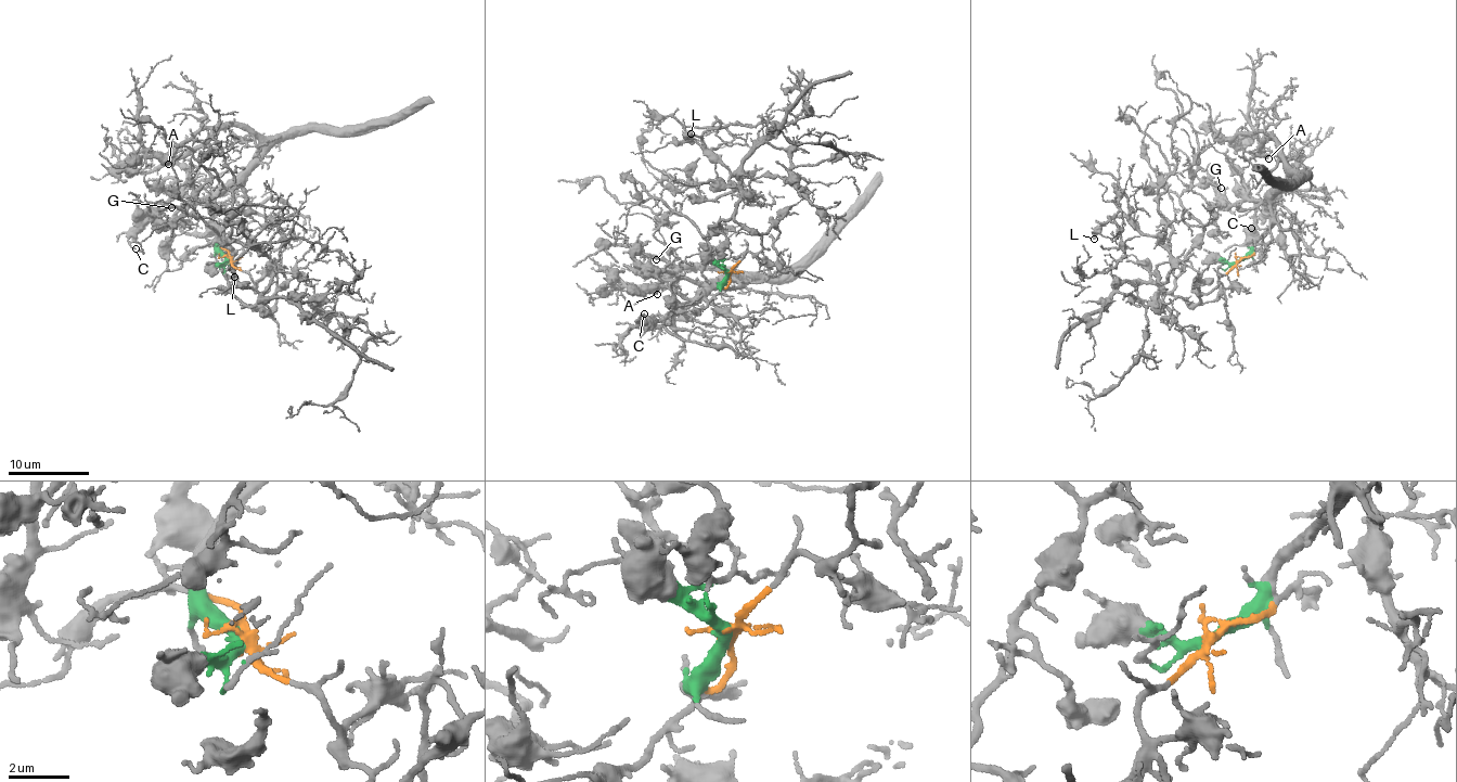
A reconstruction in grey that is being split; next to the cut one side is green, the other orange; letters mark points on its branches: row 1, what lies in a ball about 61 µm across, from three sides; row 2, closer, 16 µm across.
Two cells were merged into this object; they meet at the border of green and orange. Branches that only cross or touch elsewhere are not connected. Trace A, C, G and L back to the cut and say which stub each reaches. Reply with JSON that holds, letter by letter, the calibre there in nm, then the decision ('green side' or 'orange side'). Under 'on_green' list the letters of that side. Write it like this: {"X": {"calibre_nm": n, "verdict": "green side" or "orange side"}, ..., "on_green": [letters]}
{"A": {"calibre_nm": 120, "verdict": "green side"}, "C": {"calibre_nm": 150, "verdict": "green side"}, "G": {"calibre_nm": 140, "verdict": "green side"}, "L": {"calibre_nm": 360, "verdict": "orange side"}, "on_green": ["A", "C", "G"]}

